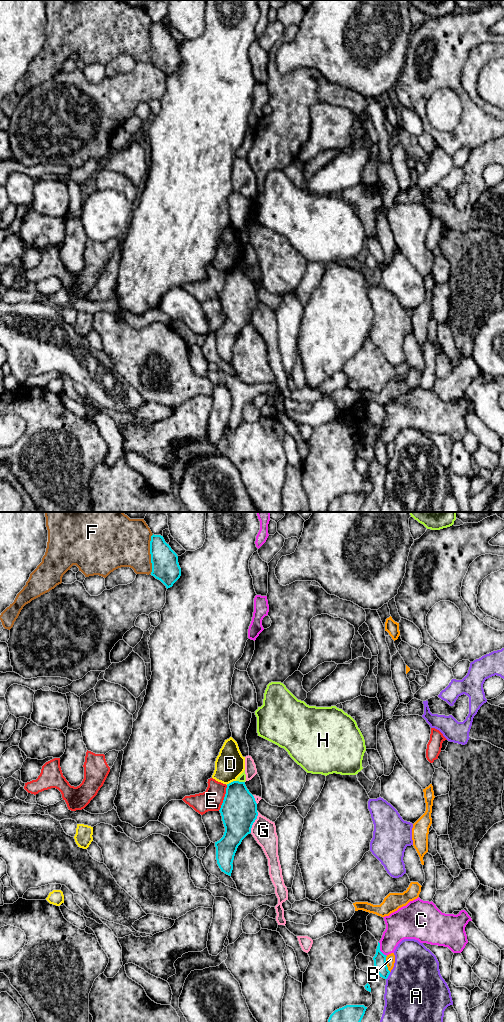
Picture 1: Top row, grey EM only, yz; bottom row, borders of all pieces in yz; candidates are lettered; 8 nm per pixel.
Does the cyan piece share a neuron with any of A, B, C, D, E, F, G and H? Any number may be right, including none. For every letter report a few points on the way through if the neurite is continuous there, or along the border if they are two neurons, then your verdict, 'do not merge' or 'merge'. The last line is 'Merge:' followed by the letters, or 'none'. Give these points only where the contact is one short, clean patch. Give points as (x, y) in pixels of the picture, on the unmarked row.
A: do not merge
B: do not merge
C: do not merge
D: border yz (235, 268), (226, 272); do not merge
E: do not merge
F: do not merge
G: do not merge
H: do not merge
Merge: none

